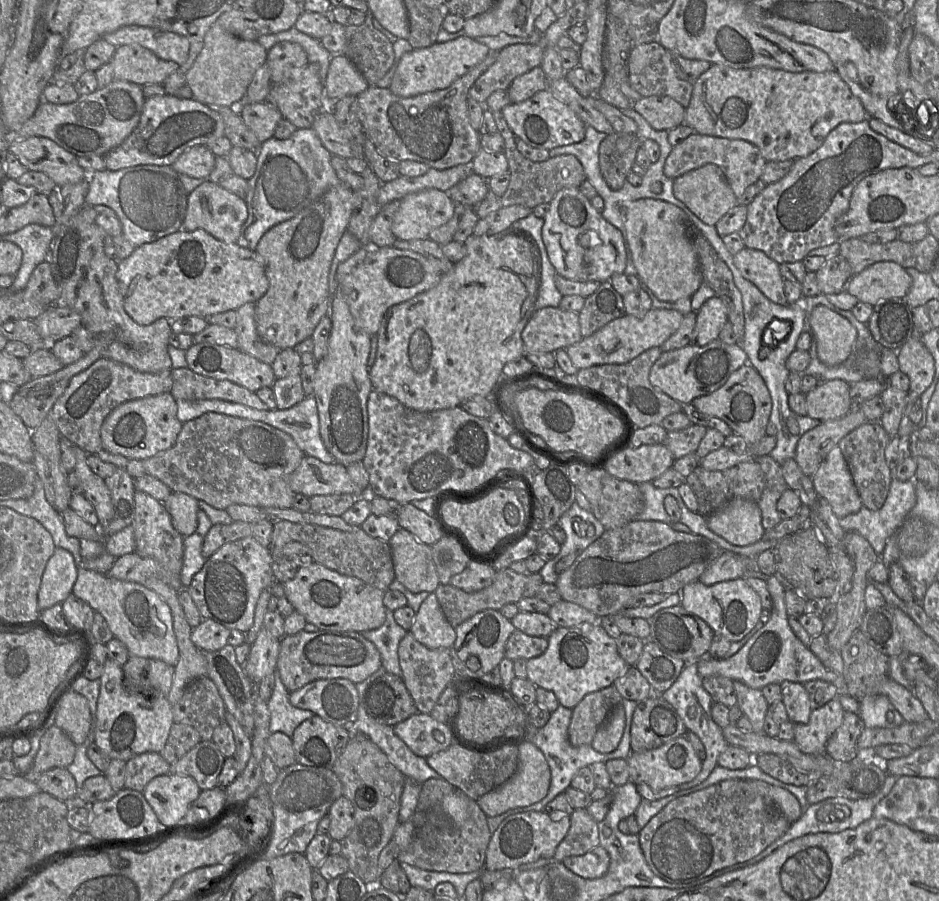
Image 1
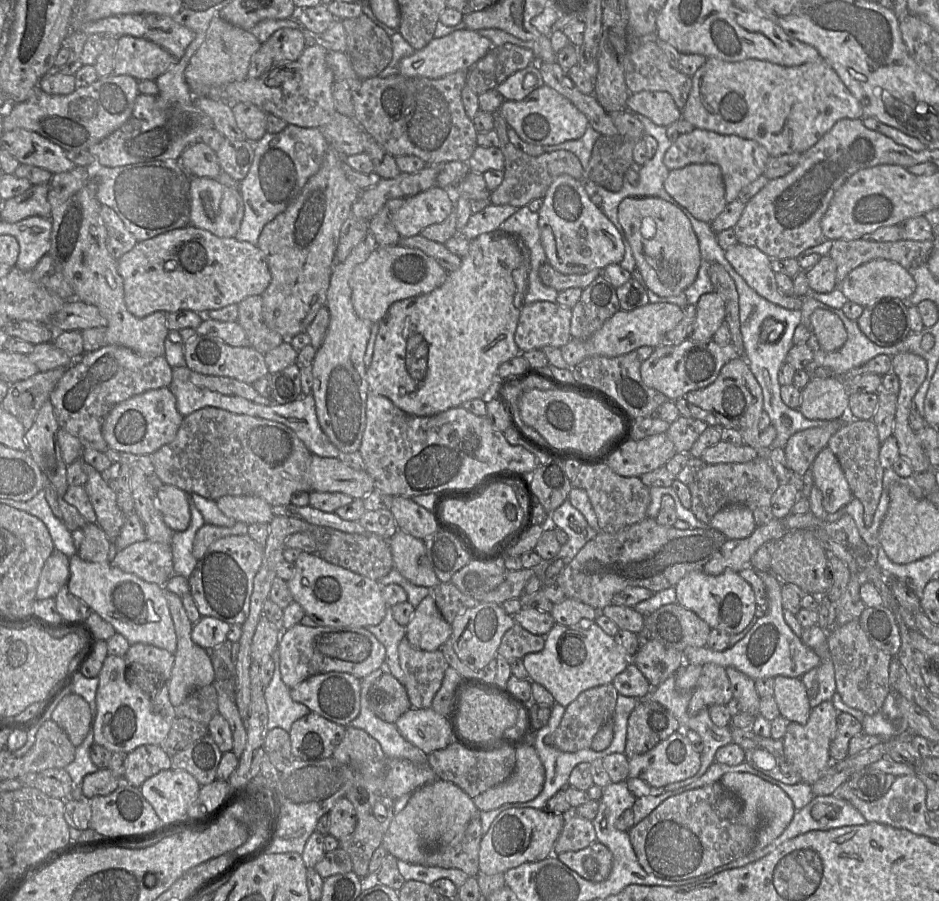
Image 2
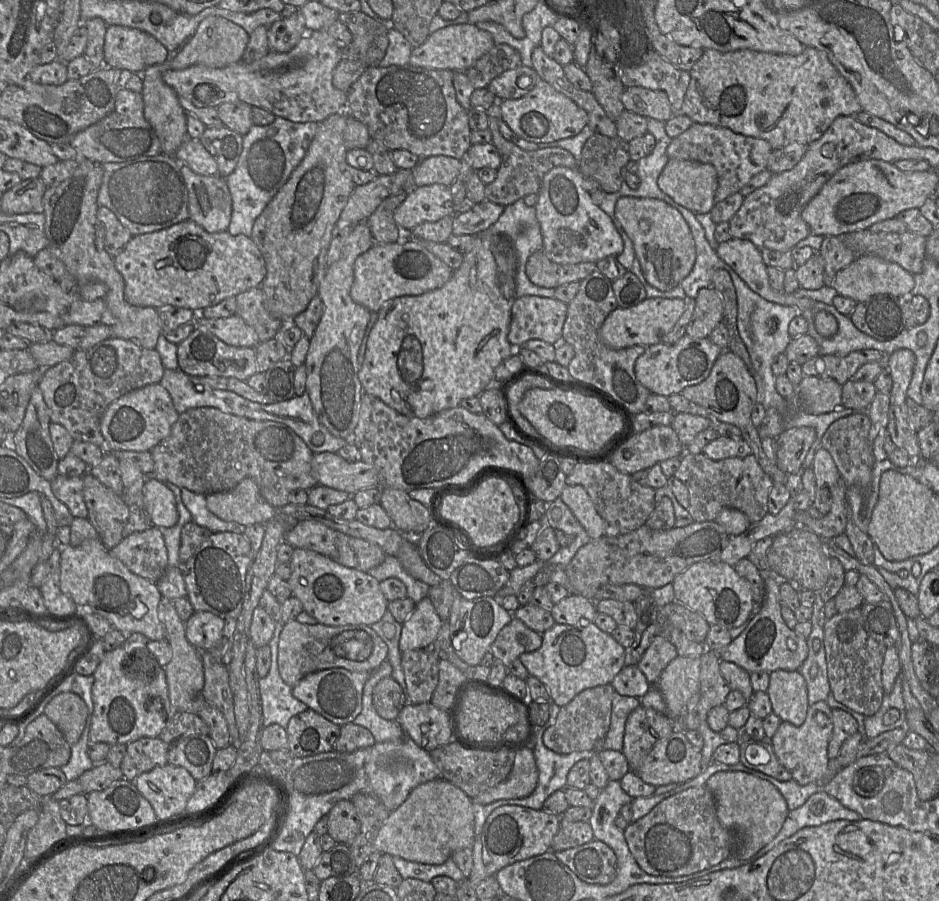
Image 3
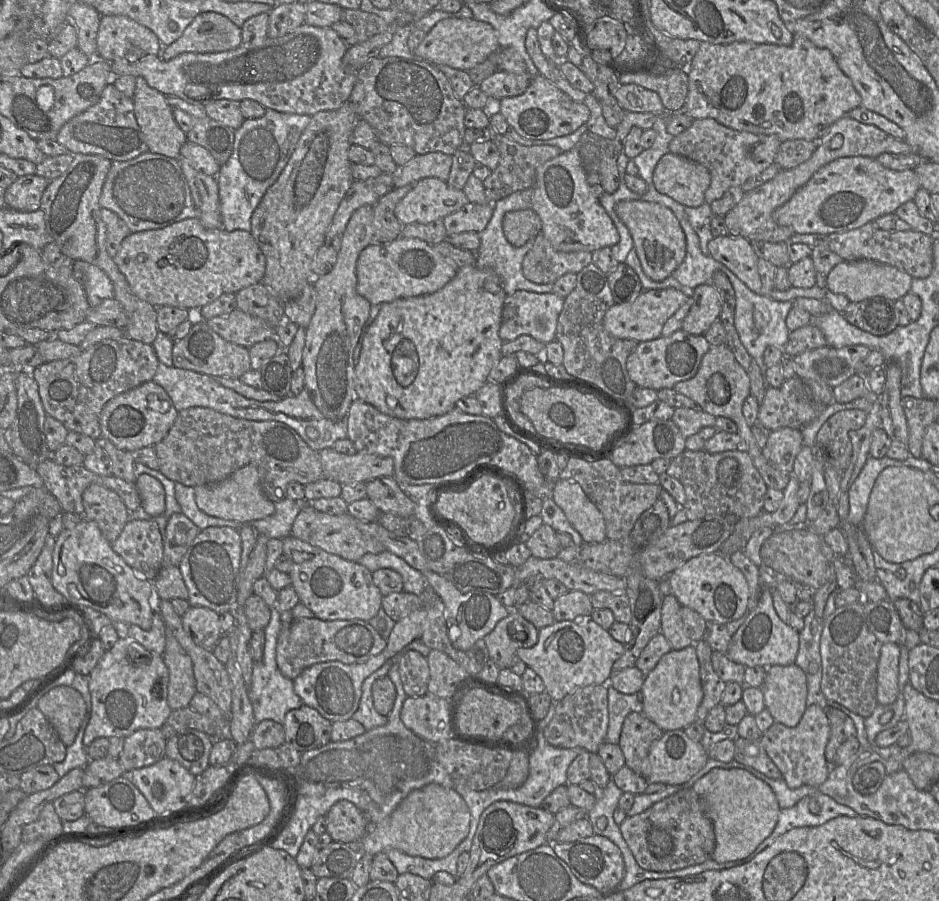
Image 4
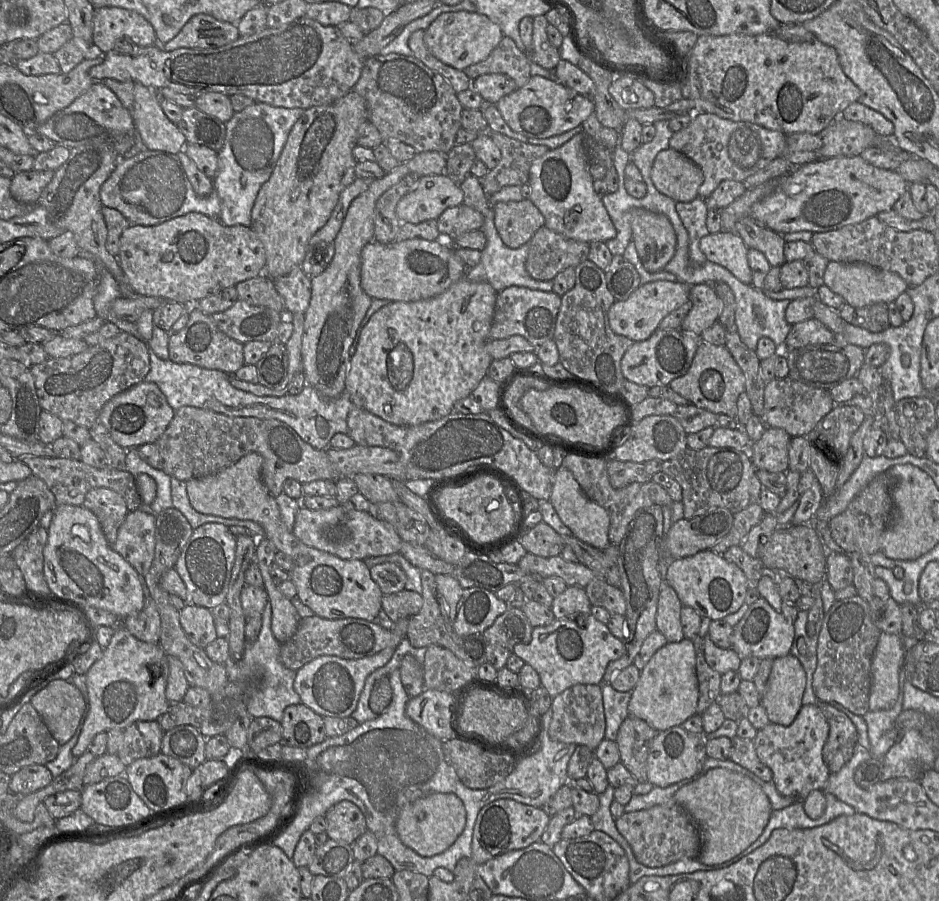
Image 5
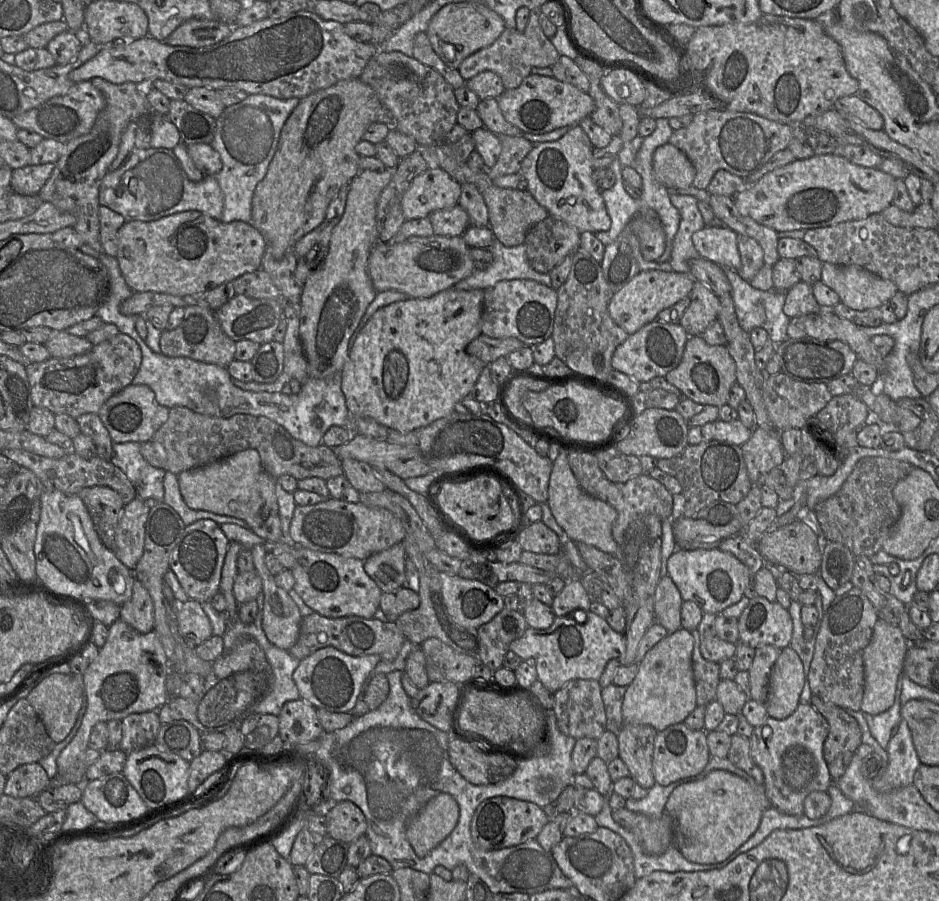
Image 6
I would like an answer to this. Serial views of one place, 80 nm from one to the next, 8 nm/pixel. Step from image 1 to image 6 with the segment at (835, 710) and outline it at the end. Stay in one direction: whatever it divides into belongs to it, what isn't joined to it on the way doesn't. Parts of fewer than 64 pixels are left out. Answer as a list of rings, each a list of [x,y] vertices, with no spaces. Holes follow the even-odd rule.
[[[799,704],[795,712],[783,720],[768,717],[763,725],[754,728],[749,738],[750,754],[763,771],[763,786],[771,807],[799,816],[804,814],[804,800],[811,792],[827,792],[833,784],[823,757],[828,733],[827,720],[811,704]]]

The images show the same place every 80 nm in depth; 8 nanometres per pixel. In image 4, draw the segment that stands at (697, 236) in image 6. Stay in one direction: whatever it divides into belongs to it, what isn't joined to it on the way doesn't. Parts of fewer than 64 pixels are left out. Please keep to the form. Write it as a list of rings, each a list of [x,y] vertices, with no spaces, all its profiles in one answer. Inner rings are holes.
[[[718,236],[708,243],[710,256],[723,263],[750,290],[762,294],[758,260],[750,241],[737,236]]]

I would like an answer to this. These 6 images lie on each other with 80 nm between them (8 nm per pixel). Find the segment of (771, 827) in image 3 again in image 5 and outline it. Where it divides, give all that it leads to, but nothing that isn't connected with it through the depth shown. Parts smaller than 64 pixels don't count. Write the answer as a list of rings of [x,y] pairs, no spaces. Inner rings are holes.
[[[724,768],[710,769],[694,782],[682,786],[673,796],[696,823],[701,850],[697,860],[719,865],[741,854],[763,833],[773,811],[762,788],[740,773]]]

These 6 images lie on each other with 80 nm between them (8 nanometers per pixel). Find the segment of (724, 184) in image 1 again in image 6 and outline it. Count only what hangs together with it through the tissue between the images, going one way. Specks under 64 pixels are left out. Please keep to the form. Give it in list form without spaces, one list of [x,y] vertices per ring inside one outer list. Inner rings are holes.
[[[667,142],[653,154],[656,181],[668,190],[685,190],[692,186],[696,171],[692,162],[679,148]]]

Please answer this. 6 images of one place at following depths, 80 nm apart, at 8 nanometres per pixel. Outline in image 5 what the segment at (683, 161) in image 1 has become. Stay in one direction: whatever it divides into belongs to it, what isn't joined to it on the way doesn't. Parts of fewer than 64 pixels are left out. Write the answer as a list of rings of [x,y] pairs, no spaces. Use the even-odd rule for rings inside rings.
[[[696,112],[688,126],[673,133],[669,145],[690,158],[702,169],[704,181],[699,188],[698,197],[706,199],[722,181],[735,180],[743,182],[746,178],[768,165],[772,160],[781,156],[786,137],[787,135],[780,131],[770,130],[755,123],[732,121],[713,113]]]

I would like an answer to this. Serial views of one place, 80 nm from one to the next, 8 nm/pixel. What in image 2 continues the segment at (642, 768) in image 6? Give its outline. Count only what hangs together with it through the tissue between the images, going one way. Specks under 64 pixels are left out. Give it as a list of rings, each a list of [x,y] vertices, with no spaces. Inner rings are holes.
[[[639,699],[628,719],[624,753],[629,759],[642,755],[679,730],[678,720],[666,707]]]

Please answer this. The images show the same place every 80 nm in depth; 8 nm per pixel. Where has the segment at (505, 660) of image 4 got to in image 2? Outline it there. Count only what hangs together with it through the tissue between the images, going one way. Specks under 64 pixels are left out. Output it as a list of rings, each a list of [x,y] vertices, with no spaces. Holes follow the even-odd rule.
[[[515,623],[503,635],[497,654],[511,663],[526,654],[540,652],[544,646],[545,636],[532,634]]]

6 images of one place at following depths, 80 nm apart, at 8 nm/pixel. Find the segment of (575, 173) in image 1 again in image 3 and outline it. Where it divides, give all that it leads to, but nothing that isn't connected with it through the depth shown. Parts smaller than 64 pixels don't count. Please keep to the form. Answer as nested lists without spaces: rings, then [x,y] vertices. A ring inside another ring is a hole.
[[[498,104],[486,111],[489,115],[489,130],[492,134],[492,143],[497,148],[501,157],[501,164],[497,170],[495,180],[485,186],[486,200],[492,203],[508,206],[523,199],[530,194],[538,194],[545,175],[555,167],[577,168],[577,161],[574,156],[562,148],[547,148],[534,151],[525,151],[508,141],[499,130],[499,119],[501,111]]]

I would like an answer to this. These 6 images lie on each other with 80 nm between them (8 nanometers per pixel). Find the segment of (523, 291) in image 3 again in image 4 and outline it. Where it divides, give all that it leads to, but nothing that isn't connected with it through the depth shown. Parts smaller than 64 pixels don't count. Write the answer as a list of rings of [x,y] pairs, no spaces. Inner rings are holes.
[[[515,192],[511,195],[497,201],[494,204],[494,213],[488,225],[480,235],[480,247],[476,252],[476,266],[481,270],[492,270],[500,278],[502,287],[507,295],[511,295],[518,290],[536,293],[553,292],[553,284],[536,284],[527,280],[523,275],[523,260],[526,254],[532,249],[535,238],[531,238],[522,247],[514,247],[511,245],[503,232],[503,218],[507,212],[524,210],[532,208],[532,203],[526,202],[521,192]]]

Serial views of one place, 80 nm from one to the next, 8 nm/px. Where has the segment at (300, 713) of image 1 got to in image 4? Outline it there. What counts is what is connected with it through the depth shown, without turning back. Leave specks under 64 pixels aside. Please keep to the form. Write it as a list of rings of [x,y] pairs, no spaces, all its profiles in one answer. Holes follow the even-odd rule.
[[[277,608],[271,609],[269,624],[264,629],[265,646],[261,662],[254,662],[249,686],[249,700],[252,704],[255,724],[263,720],[273,720],[281,725],[285,722],[286,713],[304,705],[302,699],[294,691],[294,680],[285,677],[278,669],[276,647],[279,632],[282,628],[281,613]]]

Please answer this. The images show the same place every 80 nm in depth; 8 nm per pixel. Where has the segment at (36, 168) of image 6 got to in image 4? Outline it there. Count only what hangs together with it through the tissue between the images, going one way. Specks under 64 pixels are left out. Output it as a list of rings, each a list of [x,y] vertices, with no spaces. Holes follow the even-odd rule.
[[[37,174],[18,176],[4,193],[7,207],[20,212],[31,212],[41,208],[44,191],[50,181]]]

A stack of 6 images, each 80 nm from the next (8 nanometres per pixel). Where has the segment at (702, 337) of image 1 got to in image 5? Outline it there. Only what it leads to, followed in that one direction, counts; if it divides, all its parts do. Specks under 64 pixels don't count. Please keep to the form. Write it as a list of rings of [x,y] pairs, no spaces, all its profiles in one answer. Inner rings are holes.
[[[696,284],[690,287],[689,299],[692,307],[681,324],[681,329],[701,337],[703,331],[718,321],[722,302],[713,285]]]

